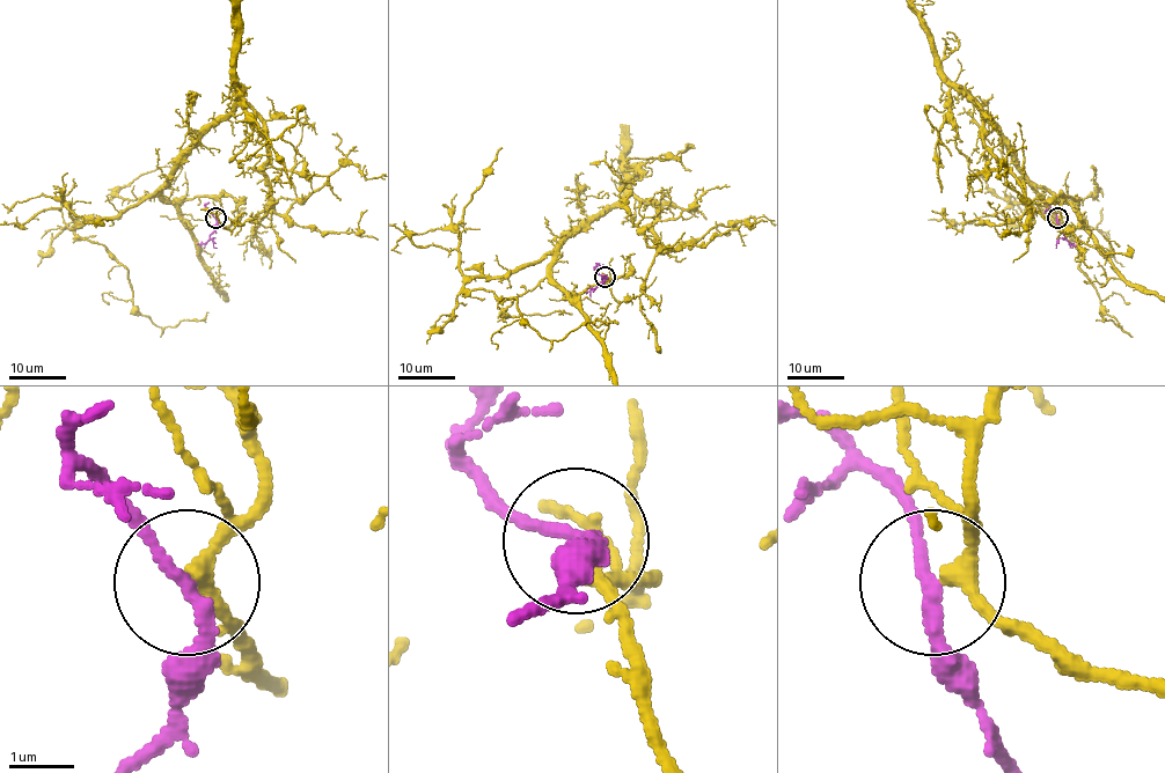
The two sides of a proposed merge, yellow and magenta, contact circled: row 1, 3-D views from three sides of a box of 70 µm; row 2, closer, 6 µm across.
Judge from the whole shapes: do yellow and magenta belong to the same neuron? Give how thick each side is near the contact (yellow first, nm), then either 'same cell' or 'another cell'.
calibres 240 and 200 nm; same cell

